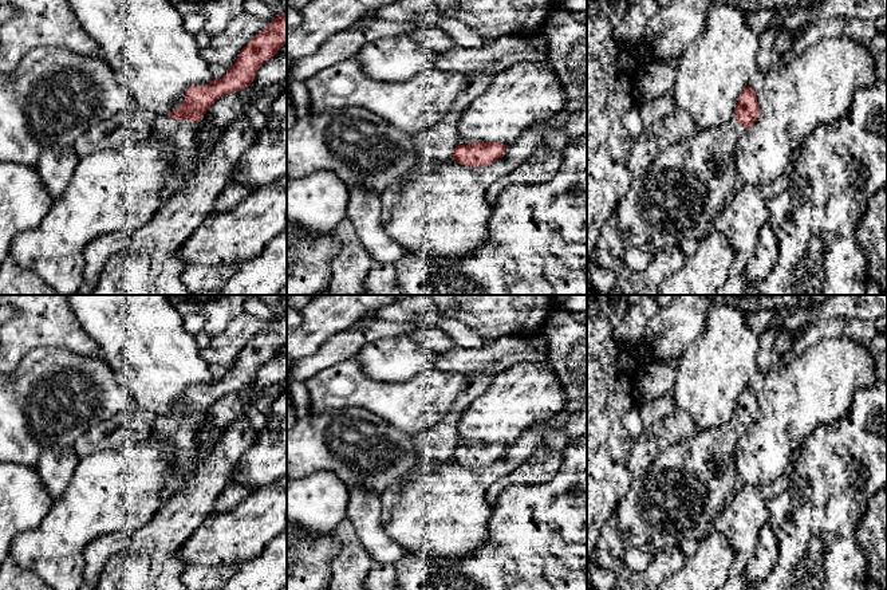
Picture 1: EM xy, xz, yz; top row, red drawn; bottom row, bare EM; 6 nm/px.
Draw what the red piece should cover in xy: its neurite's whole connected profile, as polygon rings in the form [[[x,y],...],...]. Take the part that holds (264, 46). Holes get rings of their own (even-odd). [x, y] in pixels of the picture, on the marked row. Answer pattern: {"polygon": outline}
{"polygon": [[[287,12],[272,20],[238,54],[234,64],[221,79],[209,84],[192,86],[185,94],[185,102],[169,115],[155,115],[151,134],[170,141],[170,157],[178,172],[173,176],[174,186],[197,166],[196,127],[202,115],[221,97],[237,93],[253,82],[257,70],[287,43]]]}

